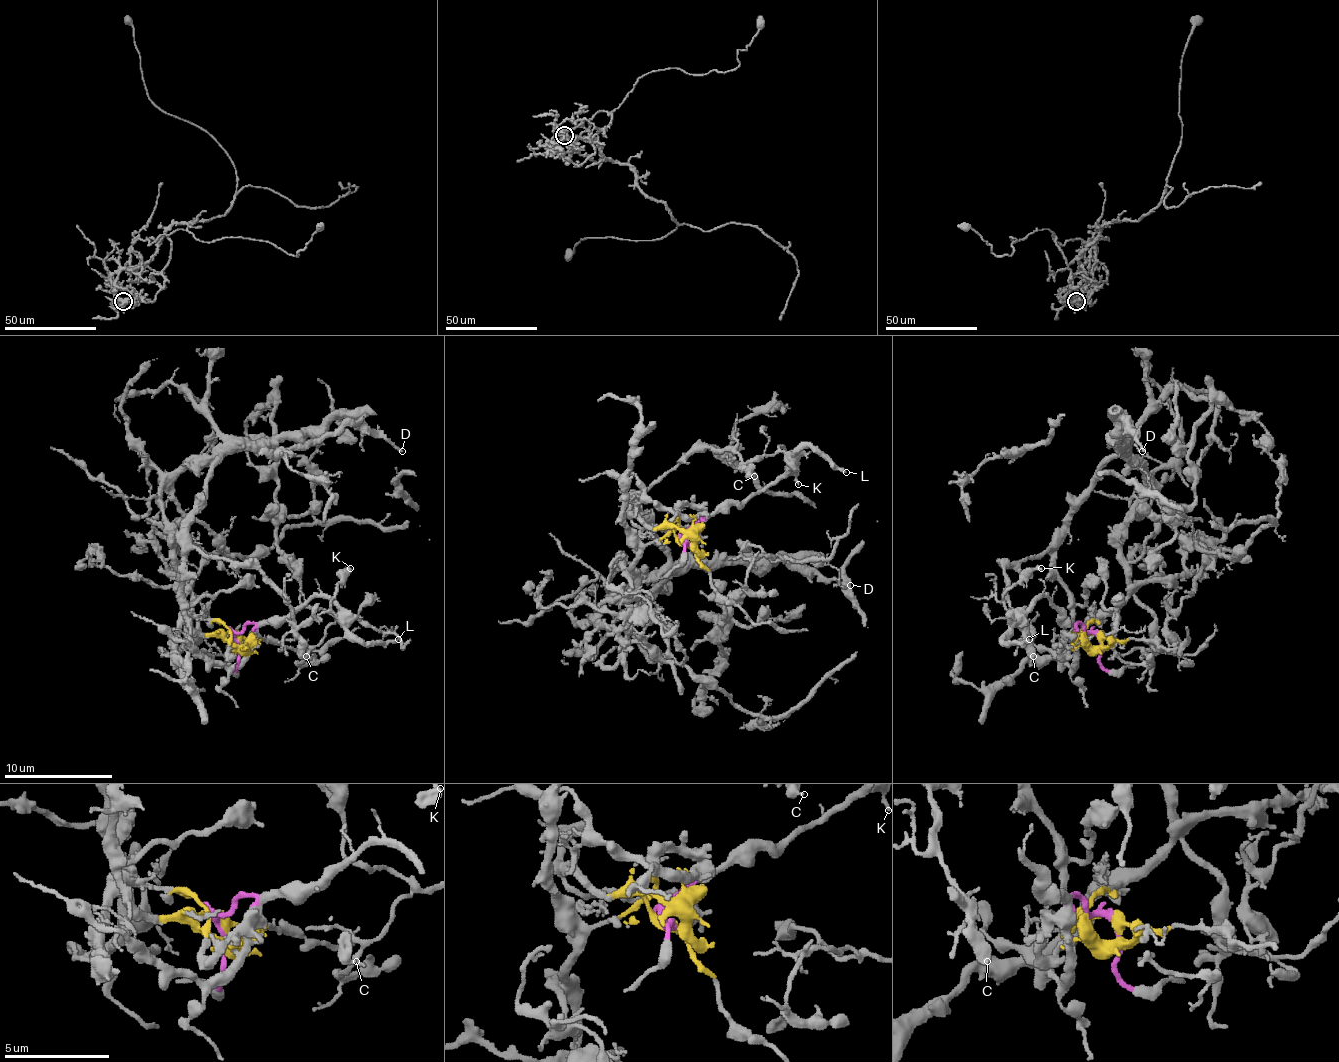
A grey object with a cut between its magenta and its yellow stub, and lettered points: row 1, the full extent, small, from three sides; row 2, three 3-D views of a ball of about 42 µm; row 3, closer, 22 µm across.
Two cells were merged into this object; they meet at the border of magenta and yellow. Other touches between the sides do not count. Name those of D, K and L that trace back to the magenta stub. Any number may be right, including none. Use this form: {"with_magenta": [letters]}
{"with_magenta": ["K", "L"]}

